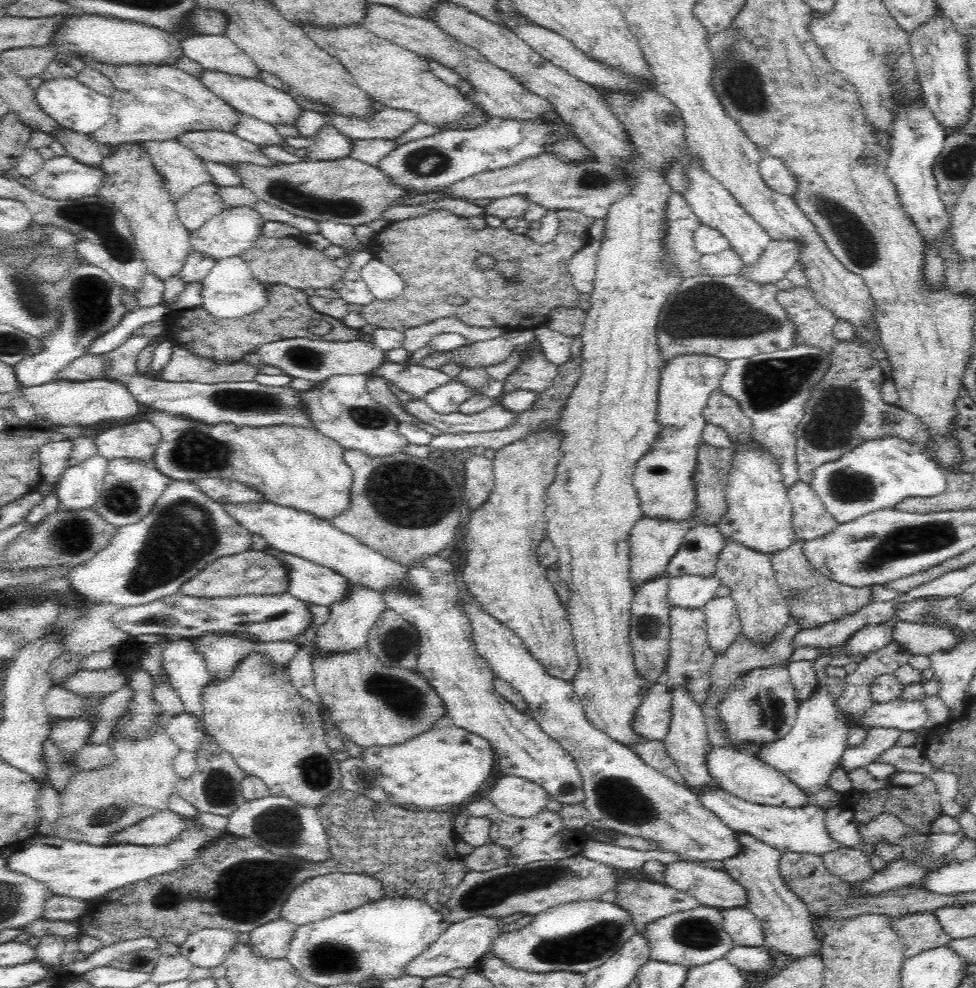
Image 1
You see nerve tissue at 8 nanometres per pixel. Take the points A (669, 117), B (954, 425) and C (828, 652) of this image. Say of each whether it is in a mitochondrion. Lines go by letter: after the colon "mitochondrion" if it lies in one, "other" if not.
A: mitochondrion
B: other
C: other

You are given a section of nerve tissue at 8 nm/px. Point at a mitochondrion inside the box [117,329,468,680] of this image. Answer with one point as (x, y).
(184, 533)

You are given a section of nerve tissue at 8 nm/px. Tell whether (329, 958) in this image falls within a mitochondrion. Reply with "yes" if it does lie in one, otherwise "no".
yes

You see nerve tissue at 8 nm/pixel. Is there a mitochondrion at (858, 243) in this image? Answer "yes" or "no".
yes

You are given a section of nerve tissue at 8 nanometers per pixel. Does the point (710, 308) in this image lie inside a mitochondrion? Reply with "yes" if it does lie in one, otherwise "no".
yes

